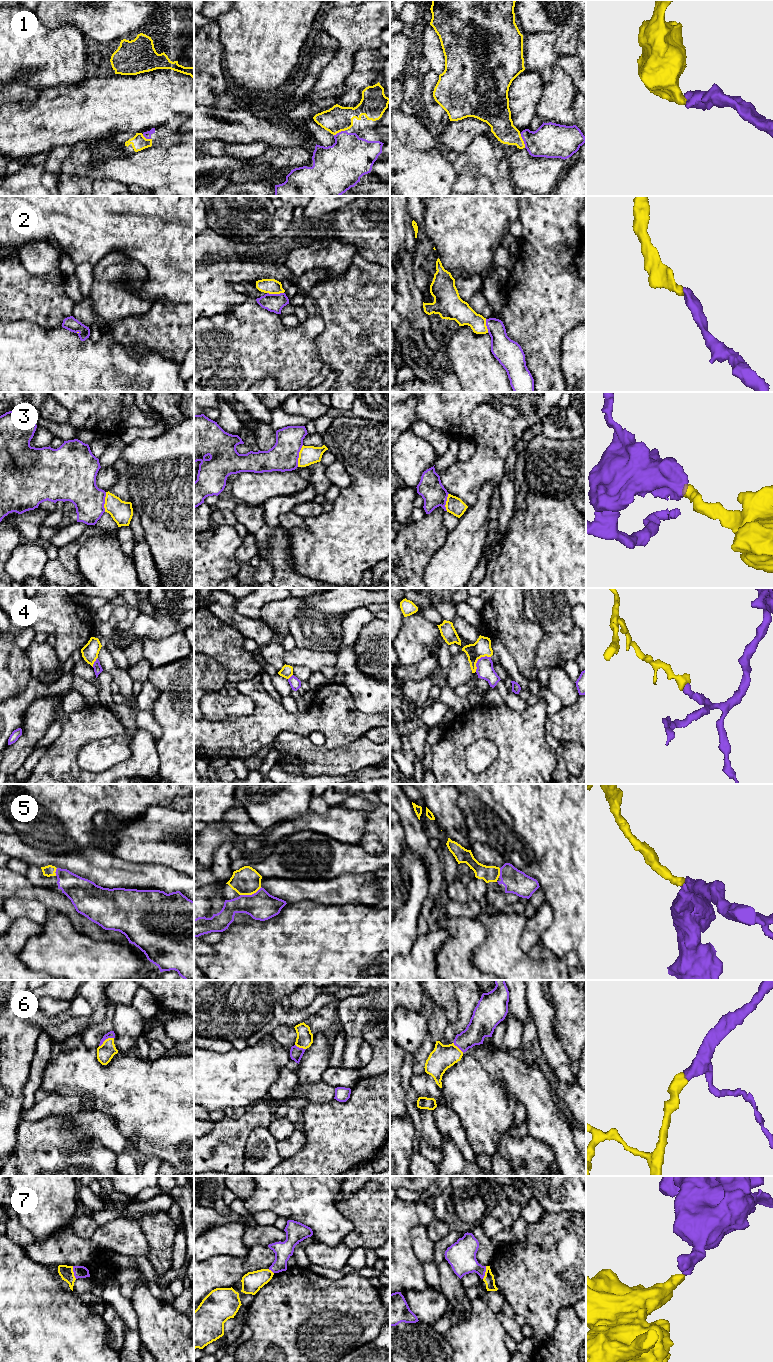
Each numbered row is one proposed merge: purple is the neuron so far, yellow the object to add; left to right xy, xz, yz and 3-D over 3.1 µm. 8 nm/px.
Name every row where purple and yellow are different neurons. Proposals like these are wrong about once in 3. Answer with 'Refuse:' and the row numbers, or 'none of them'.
Refuse: 3, 4, 7

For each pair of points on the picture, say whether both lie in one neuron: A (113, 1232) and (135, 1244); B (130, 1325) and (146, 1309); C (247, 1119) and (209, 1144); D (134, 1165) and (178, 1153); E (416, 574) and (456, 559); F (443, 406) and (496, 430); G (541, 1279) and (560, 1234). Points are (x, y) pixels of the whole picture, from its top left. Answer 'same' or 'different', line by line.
A: same
B: different
C: same
D: different
E: different
F: same
G: same

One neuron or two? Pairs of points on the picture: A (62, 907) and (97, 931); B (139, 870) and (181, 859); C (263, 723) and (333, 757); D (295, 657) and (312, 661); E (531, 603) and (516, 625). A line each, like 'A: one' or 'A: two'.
A: one
B: two
C: two
D: one
E: two

